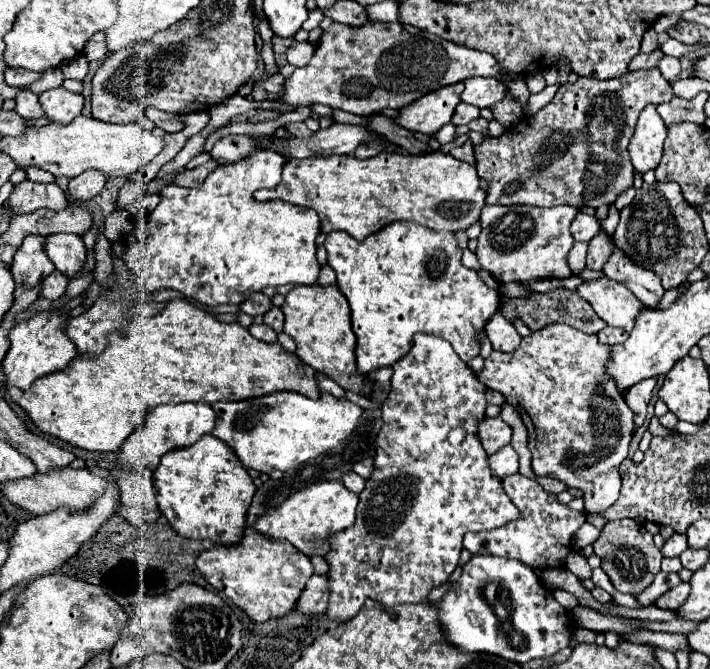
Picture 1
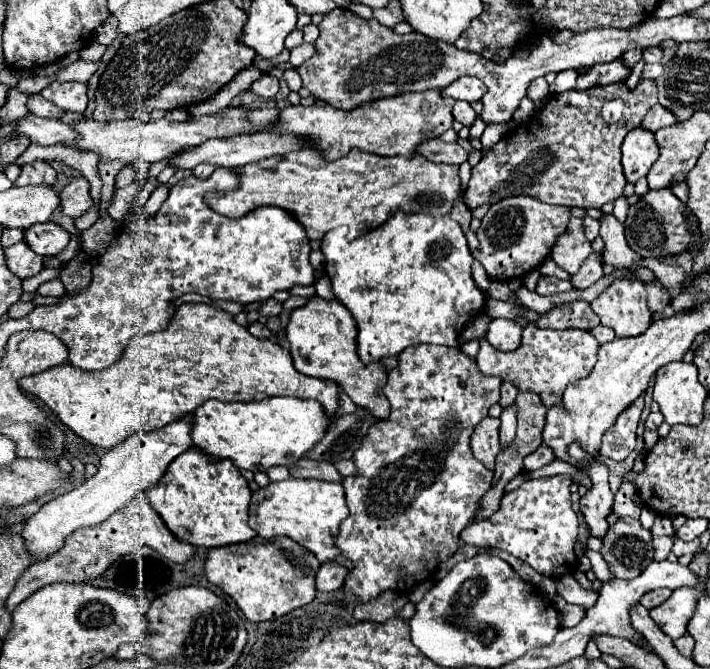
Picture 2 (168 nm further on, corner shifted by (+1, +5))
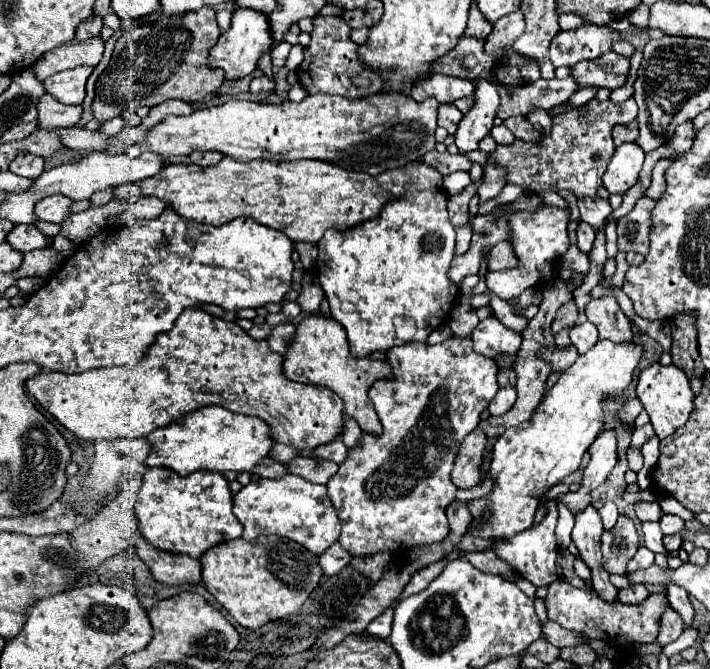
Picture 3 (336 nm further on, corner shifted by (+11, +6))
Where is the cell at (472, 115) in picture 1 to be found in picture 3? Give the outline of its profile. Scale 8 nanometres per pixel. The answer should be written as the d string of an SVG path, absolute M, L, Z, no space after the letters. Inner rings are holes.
M441 104L439 106L439 116L437 116L437 124L441 128L445 128L449 134L455 134L459 120L463 118L463 114L453 106L453 104Z

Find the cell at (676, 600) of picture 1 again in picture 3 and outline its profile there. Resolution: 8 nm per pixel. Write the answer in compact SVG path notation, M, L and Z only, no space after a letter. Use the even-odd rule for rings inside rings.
M641 584L641 586L629 586L629 588L619 590L617 600L619 600L621 604L639 604L639 602L643 602L647 596L649 596L649 590Z

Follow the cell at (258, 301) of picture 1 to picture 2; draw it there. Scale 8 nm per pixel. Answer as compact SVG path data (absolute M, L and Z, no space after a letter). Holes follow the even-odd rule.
M265 299L259 307L259 313L265 315L265 317L271 317L271 315L279 315L283 309L281 309L281 303L277 303L275 299Z

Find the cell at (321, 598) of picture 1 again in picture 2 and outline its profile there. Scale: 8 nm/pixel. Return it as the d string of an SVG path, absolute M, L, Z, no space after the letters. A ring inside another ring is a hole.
M323 563L317 571L317 591L331 593L337 591L343 585L343 579L347 575L347 569L335 563Z

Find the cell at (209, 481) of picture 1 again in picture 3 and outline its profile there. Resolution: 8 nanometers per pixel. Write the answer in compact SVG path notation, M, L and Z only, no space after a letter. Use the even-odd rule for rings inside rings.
M149 468L135 502L137 526L141 536L159 552L185 554L199 560L211 546L235 540L243 534L231 500L229 482L219 472L197 470L189 476L179 476L167 468Z

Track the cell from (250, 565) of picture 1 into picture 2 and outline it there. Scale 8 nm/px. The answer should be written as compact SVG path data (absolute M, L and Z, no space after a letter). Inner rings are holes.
M255 537L249 543L209 549L203 571L215 587L231 595L231 599L239 605L249 621L259 623L283 617L285 613L311 603L317 593L315 573L319 567L321 563L317 561L317 557L291 539L277 537L263 541Z

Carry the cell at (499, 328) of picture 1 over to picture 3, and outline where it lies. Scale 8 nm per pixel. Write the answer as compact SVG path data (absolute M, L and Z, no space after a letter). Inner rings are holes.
M485 318L471 332L473 348L477 354L497 360L497 354L517 354L521 334L505 328L497 318Z

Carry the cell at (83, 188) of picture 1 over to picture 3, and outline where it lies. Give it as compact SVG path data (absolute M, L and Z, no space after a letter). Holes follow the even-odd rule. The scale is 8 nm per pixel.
M57 194L55 196L47 196L47 198L41 198L41 202L37 202L35 214L37 214L39 220L61 224L69 216L71 204L73 204L71 198L57 196Z

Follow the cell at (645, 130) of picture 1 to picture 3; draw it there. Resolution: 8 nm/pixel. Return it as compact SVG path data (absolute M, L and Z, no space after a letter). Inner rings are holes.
M635 142L621 144L613 154L607 172L603 174L603 186L609 190L609 194L625 194L631 186L635 186L643 160L645 152Z

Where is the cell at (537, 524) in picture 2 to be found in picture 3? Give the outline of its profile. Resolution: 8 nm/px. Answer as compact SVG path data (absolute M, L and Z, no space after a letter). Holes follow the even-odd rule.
M541 500L547 504L547 516L543 518L543 522L539 524L539 528L529 528L525 532L519 532L517 536L509 538L509 540L501 540L495 544L495 554L499 558L503 558L505 562L509 562L527 582L531 582L533 586L549 586L551 582L555 582L557 570L555 570L555 560L559 554L557 542L555 542L555 526L557 526L557 506L553 500Z

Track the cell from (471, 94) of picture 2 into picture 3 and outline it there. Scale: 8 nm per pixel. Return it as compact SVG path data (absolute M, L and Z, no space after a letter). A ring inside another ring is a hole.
M431 74L413 86L411 96L417 102L425 98L435 98L439 104L453 104L457 98L471 96L471 92L473 92L473 84L469 80Z

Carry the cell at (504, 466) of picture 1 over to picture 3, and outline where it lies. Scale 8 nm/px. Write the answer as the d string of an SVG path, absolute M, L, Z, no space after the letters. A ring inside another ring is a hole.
M505 386L505 388L499 388L499 392L495 394L493 402L489 404L489 412L495 414L495 416L501 416L505 414L513 404L515 404L515 398L517 398L517 392L515 392L515 386Z

